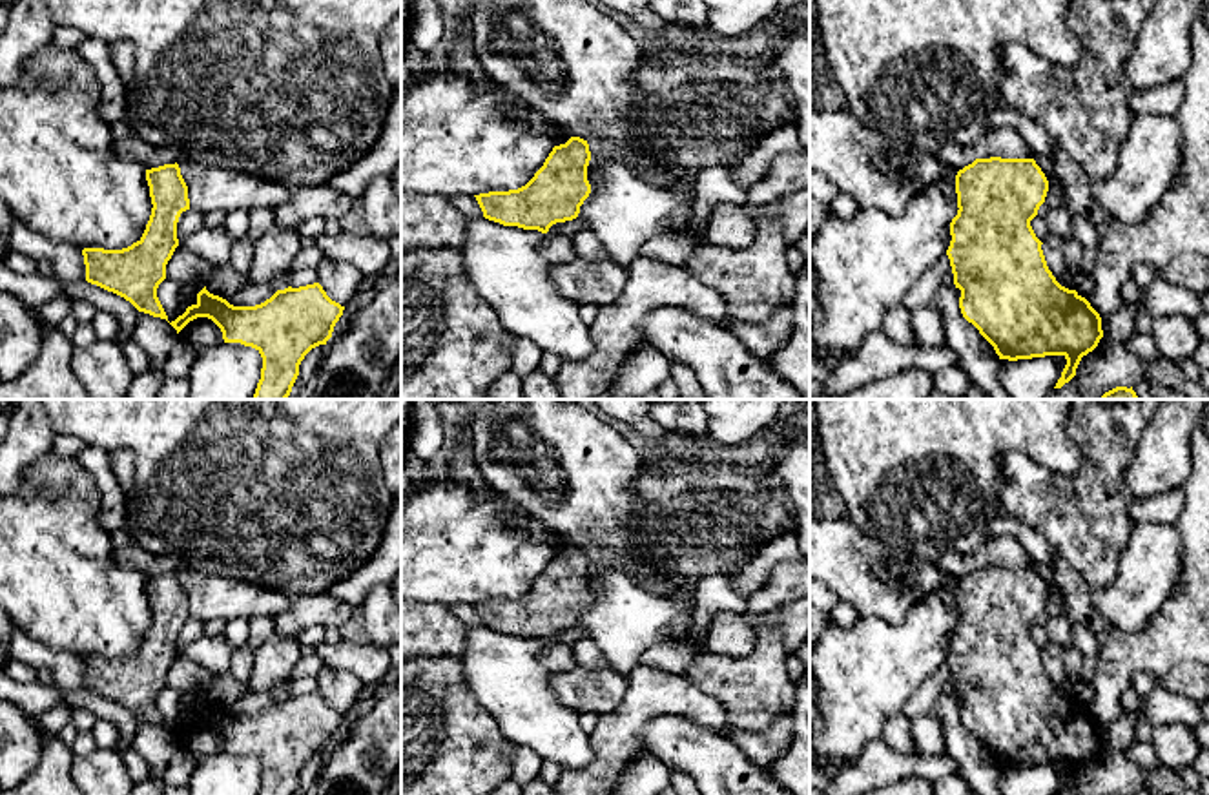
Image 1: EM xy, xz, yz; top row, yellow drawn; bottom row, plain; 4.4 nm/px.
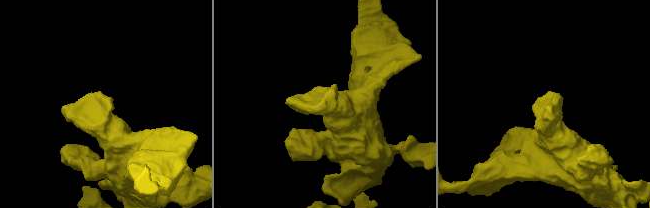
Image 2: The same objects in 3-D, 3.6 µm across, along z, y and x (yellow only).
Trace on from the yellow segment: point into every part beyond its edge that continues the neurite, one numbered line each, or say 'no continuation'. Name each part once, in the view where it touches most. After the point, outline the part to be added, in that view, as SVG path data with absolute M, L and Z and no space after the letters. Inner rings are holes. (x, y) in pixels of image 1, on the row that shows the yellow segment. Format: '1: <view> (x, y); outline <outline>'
no continuation

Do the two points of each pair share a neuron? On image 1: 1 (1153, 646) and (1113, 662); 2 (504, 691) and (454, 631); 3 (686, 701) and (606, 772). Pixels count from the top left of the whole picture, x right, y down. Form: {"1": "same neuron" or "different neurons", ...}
{"1": "same neuron", "2": "different neurons", "3": "same neuron"}

